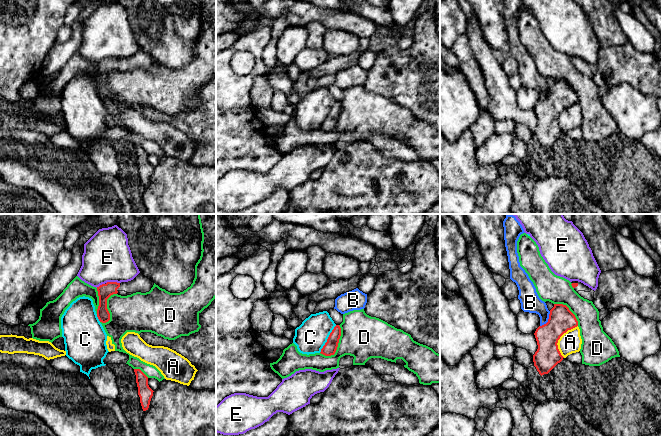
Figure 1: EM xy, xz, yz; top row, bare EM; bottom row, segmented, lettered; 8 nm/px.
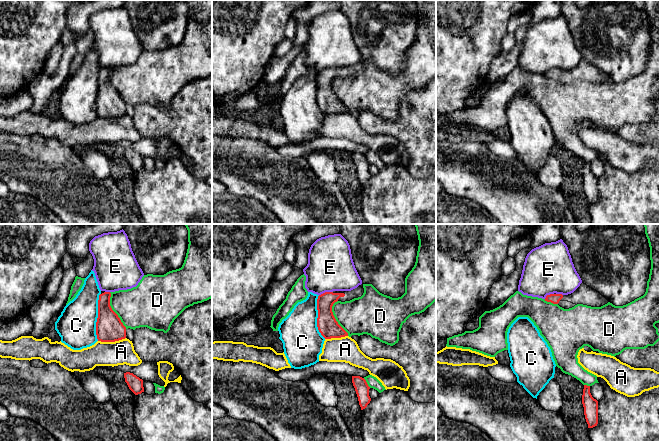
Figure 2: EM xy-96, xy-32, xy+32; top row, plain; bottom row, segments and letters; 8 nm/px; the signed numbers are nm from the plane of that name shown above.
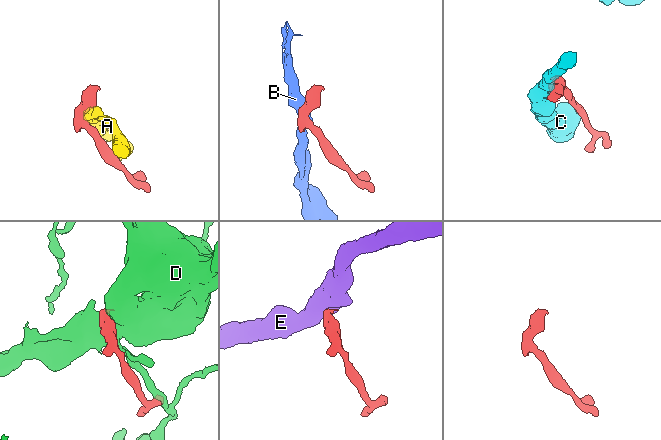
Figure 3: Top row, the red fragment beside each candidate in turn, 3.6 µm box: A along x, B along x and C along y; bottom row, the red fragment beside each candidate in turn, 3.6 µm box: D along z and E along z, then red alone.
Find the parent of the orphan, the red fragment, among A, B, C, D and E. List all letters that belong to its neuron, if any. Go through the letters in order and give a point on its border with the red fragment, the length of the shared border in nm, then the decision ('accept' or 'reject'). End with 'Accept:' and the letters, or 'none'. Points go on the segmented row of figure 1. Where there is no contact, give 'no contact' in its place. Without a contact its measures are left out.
A: yz (559, 338) | 280 nm | reject
B: yz (548, 320) | 150 nm | reject
C: xz (327, 339) | 260 nm | reject
D: xz (337, 346) | 280 nm | reject
E: xy (112, 282) | 110 nm | reject
Accept: none

